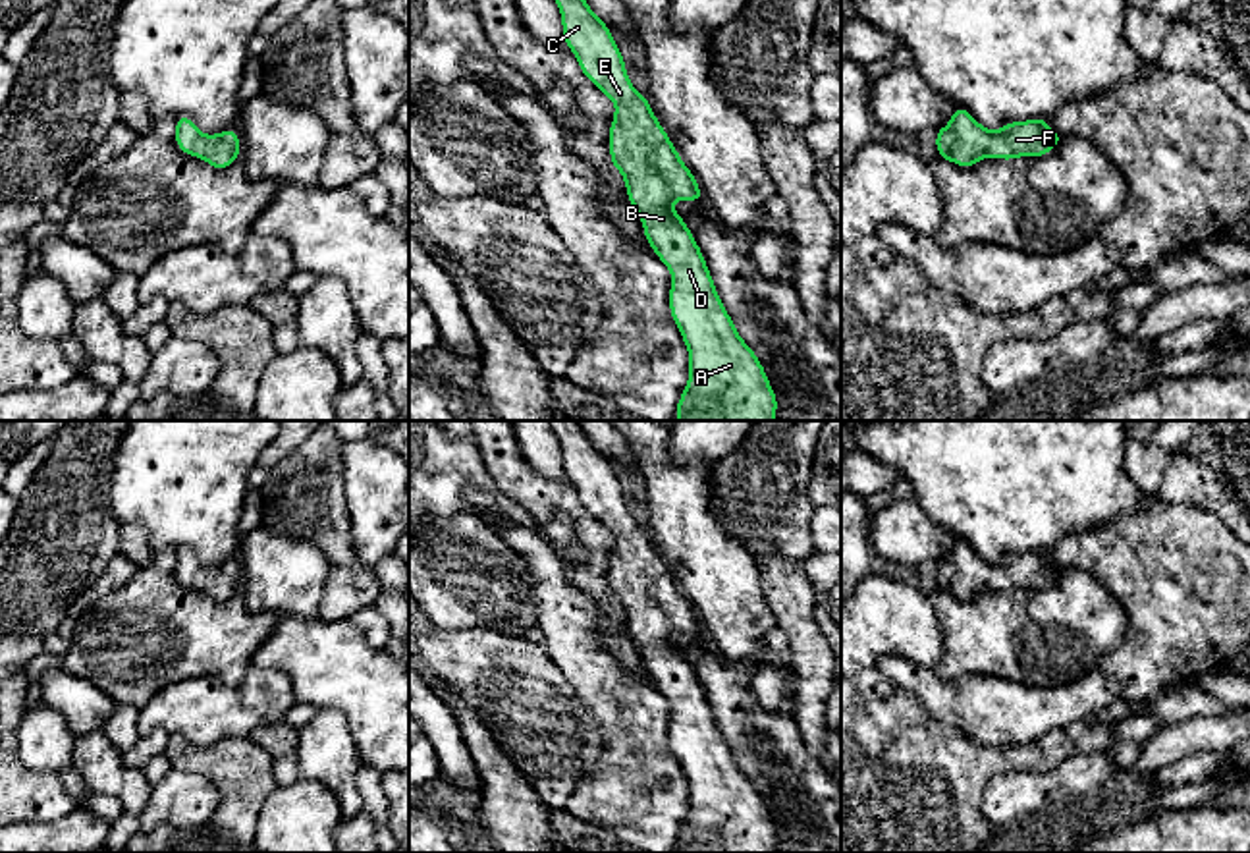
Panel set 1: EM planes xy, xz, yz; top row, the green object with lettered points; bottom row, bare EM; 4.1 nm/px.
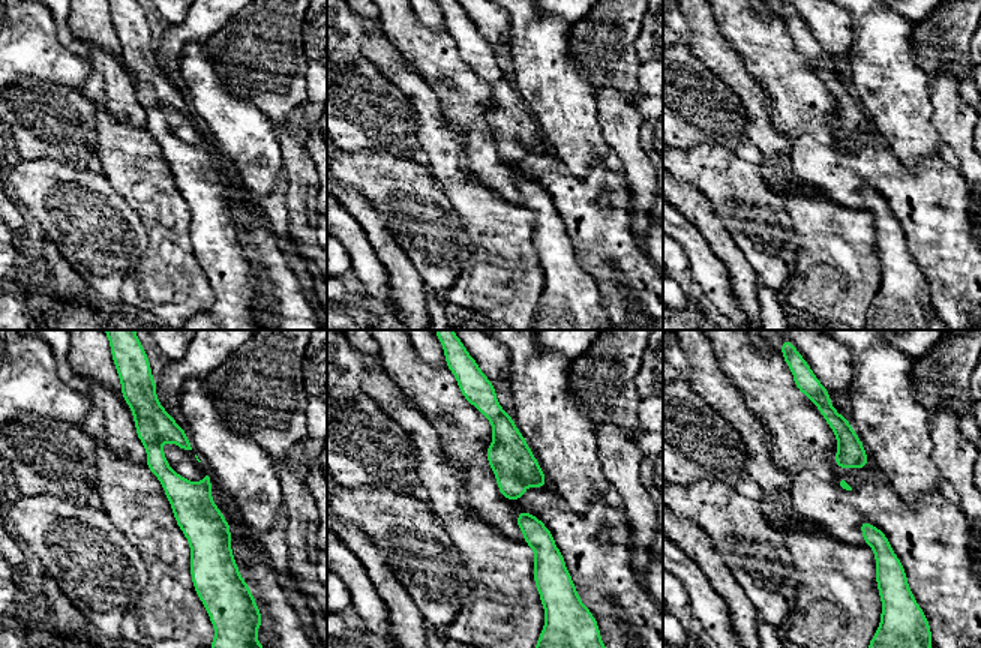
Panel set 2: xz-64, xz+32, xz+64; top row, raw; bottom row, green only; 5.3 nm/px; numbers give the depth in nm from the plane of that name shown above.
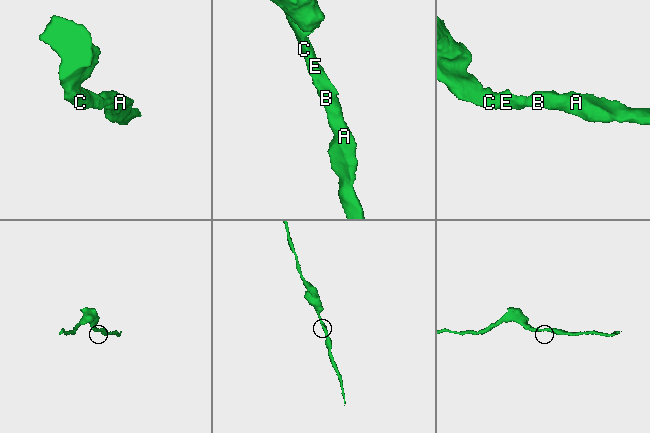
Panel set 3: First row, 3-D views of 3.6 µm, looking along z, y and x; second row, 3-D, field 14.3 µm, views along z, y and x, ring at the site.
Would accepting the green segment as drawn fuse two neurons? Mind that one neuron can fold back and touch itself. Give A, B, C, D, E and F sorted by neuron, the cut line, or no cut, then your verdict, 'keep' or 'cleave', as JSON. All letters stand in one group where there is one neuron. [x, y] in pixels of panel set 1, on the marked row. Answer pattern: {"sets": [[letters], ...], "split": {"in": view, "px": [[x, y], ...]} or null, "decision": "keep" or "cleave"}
{"sets": [["A", "B", "C", "D", "E", "F"]], "split": null, "decision": "keep"}

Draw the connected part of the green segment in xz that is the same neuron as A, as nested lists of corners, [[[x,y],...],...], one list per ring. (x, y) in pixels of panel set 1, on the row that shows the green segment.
[[[556,0],[561,14],[565,46],[573,50],[586,79],[615,104],[610,124],[611,166],[625,179],[627,199],[644,228],[644,239],[671,272],[669,313],[689,349],[689,380],[677,401],[677,421],[775,421],[777,398],[768,374],[737,334],[737,328],[718,297],[704,255],[685,220],[673,210],[673,201],[704,201],[694,174],[681,160],[675,145],[654,116],[650,102],[627,77],[621,50],[610,27],[592,12],[586,0]]]

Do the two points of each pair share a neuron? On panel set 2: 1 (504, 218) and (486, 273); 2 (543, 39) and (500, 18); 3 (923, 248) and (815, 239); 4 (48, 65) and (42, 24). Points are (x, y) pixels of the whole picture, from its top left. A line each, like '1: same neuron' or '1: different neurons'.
1: same neuron
2: different neurons
3: different neurons
4: same neuron

